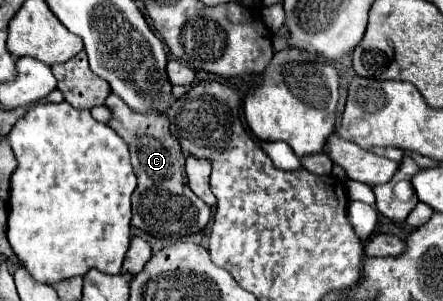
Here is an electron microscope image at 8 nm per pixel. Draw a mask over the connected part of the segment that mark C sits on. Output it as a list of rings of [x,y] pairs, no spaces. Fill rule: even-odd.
[[[109,95],[105,105],[113,111],[113,119],[109,121],[111,129],[115,129],[127,143],[129,143],[129,151],[131,151],[131,165],[135,169],[135,175],[139,179],[137,189],[133,193],[133,219],[131,223],[143,231],[147,231],[149,235],[157,237],[157,239],[181,239],[185,235],[193,235],[205,229],[205,225],[211,221],[211,207],[205,205],[205,201],[201,201],[187,185],[187,177],[185,177],[185,157],[177,145],[177,139],[173,137],[171,129],[169,129],[169,119],[161,117],[157,113],[133,113],[117,95]]]

